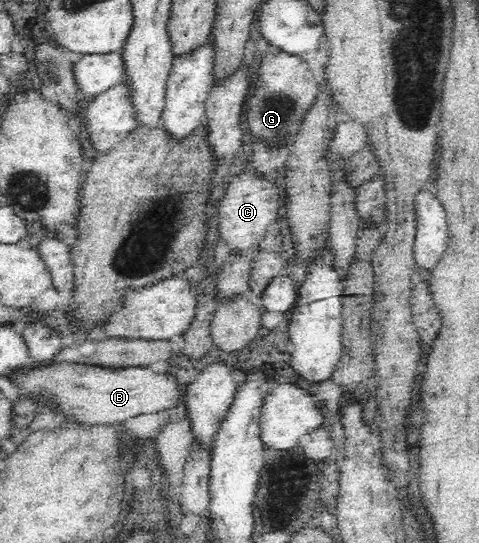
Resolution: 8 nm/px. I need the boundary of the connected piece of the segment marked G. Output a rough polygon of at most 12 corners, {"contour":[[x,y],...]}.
{"contour":[[263,56],[244,120],[251,165],[286,167],[315,100],[309,64]]}

